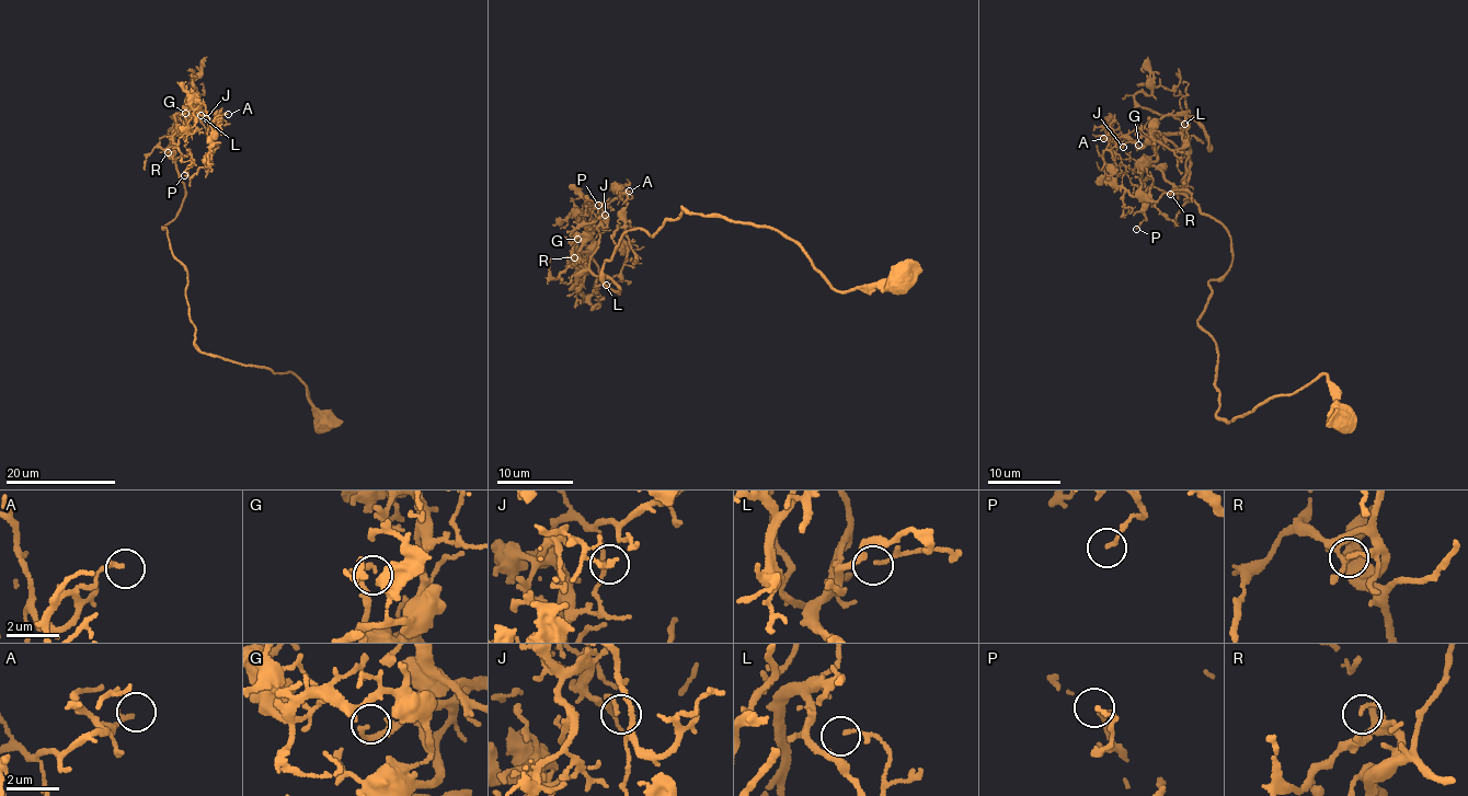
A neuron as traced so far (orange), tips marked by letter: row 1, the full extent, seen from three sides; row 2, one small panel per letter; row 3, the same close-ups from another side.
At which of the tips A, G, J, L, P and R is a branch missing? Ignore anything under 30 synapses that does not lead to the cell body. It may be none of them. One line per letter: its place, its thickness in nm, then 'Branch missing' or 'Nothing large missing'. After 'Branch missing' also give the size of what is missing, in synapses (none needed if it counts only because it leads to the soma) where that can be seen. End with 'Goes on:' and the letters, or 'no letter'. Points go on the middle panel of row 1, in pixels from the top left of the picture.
A: Place: (629, 191). Thickness 170 nm. Nothing large missing
G: Place: (577, 239). Thickness 140 nm. Branch missing. Roughly 100 synapses
J: Place: (605, 215). Thickness 120 nm. Nothing large missing
L: Place: (606, 285). Thickness 70 nm. Branch missing. Roughly 100 synapses
P: Place: (598, 205). Thickness 110 nm. Nothing large missing
R: Place: (574, 257). Thickness 130 nm. Nothing large missing
Goes on: G, L

